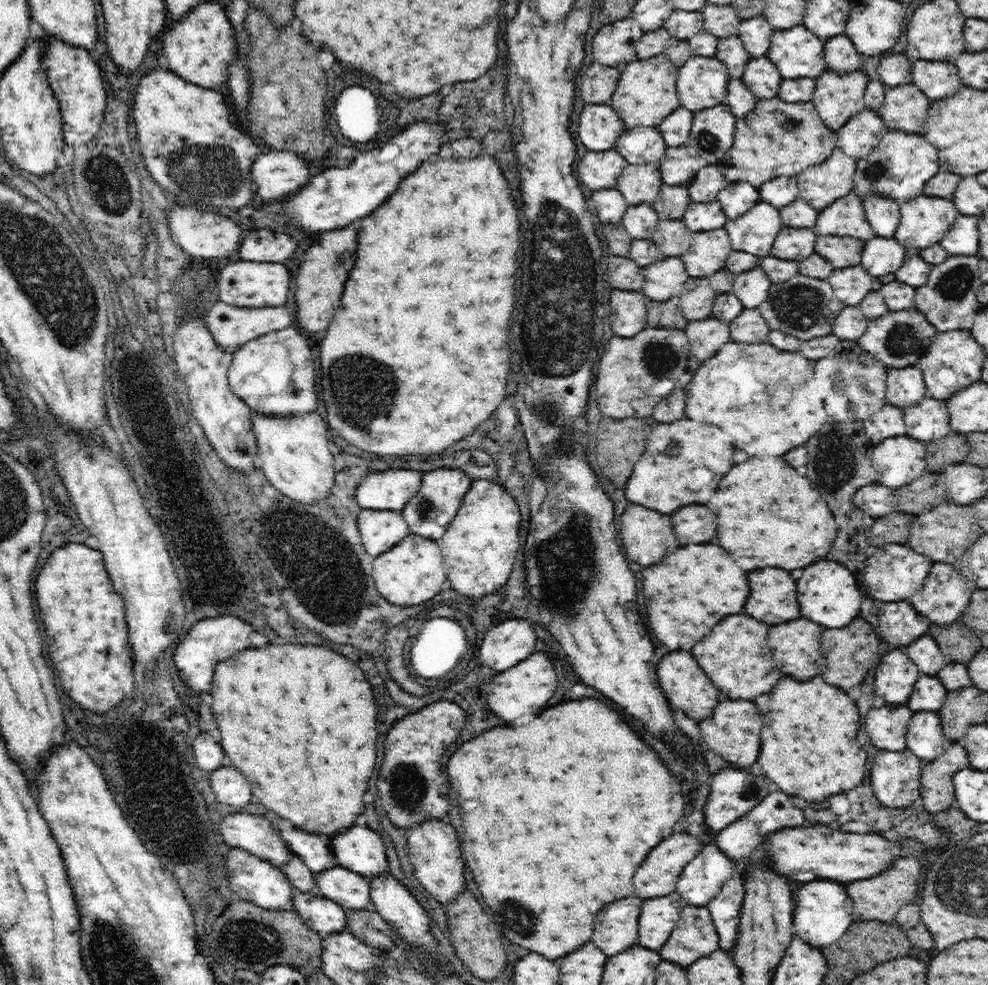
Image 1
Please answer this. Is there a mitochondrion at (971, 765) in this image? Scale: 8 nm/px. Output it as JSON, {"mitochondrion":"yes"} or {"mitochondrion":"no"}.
{"mitochondrion":"no"}

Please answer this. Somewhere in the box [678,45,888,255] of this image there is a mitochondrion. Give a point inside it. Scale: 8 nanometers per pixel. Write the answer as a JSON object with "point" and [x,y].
{"point":[707,140]}

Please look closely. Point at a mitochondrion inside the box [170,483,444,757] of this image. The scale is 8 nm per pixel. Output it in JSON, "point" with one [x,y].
{"point":[332,546]}

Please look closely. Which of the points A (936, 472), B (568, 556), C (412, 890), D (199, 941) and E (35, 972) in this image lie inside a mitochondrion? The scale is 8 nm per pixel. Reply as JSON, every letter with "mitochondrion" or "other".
{"A":"other","B":"mitochondrion","C":"other","D":"other","E":"mitochondrion"}

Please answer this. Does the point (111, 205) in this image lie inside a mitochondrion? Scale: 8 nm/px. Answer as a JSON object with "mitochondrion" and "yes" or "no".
{"mitochondrion":"yes"}

